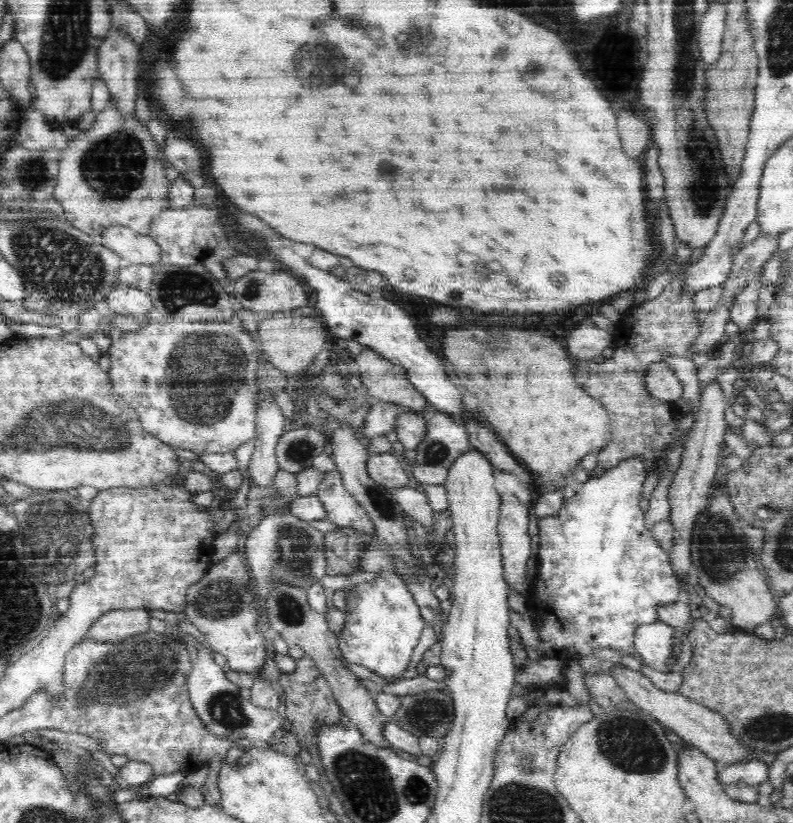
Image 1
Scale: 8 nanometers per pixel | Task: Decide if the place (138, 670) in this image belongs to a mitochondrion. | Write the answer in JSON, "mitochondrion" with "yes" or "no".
{"mitochondrion":"yes"}

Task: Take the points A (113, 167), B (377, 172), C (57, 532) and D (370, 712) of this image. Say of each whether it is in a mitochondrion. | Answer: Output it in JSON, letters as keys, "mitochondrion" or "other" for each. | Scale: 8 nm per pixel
{"A":"mitochondrion","B":"mitochondrion","C":"mitochondrion","D":"other"}

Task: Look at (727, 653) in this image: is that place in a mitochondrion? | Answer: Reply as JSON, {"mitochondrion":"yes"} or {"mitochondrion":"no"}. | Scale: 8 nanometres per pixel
{"mitochondrion":"no"}

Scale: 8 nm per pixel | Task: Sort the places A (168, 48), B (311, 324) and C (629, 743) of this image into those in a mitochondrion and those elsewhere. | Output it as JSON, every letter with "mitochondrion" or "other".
{"A":"other","B":"other","C":"mitochondrion"}

